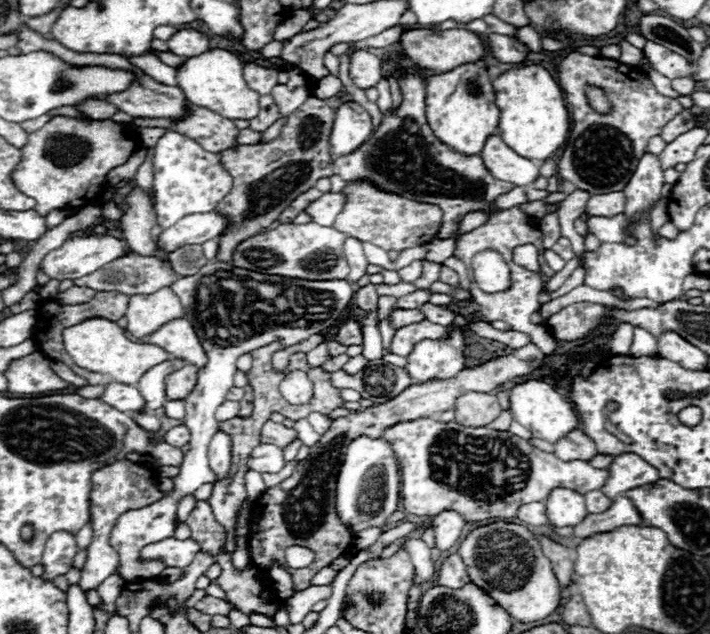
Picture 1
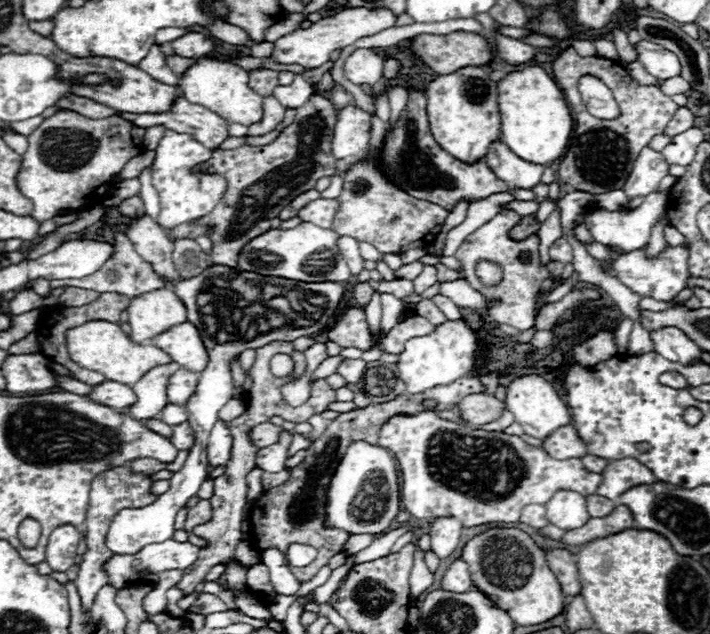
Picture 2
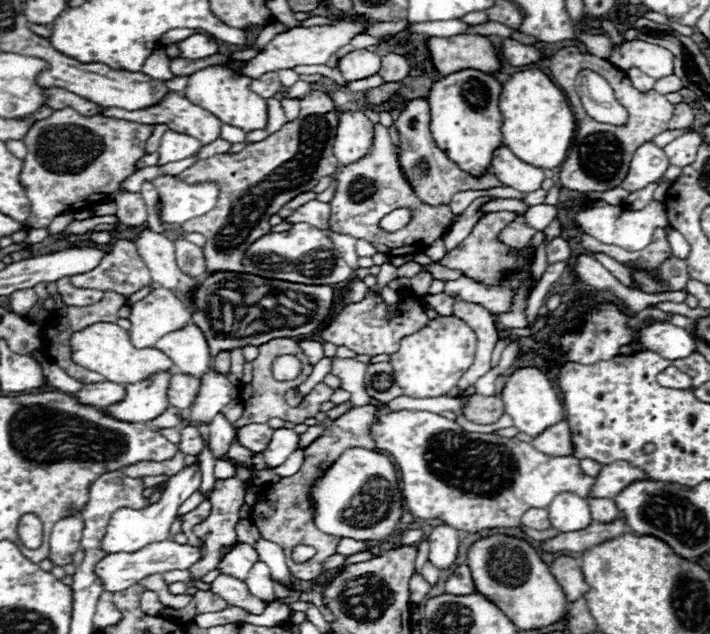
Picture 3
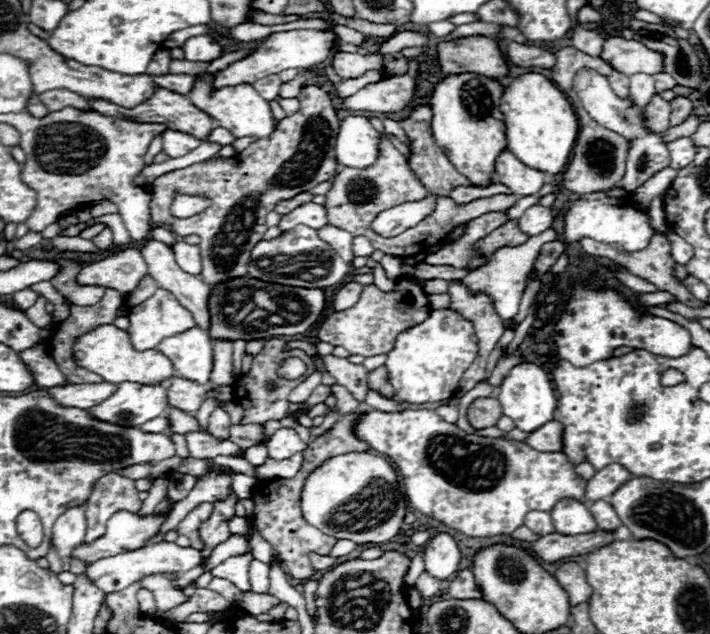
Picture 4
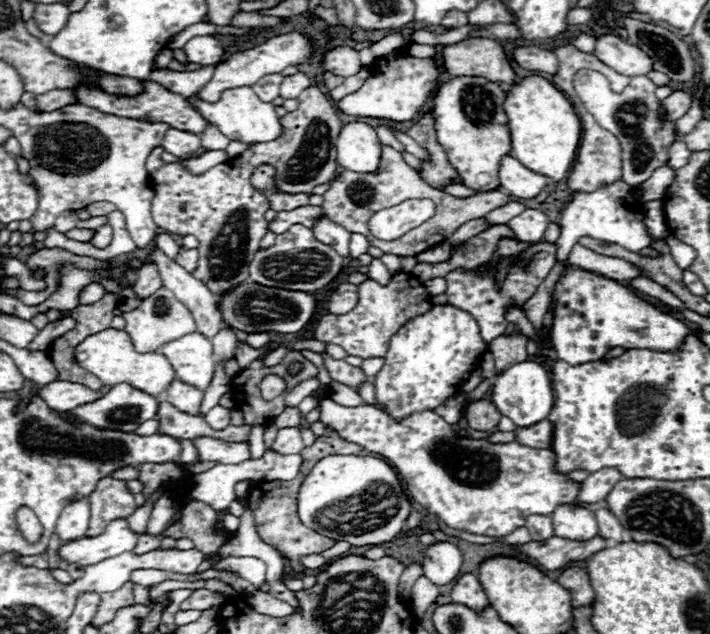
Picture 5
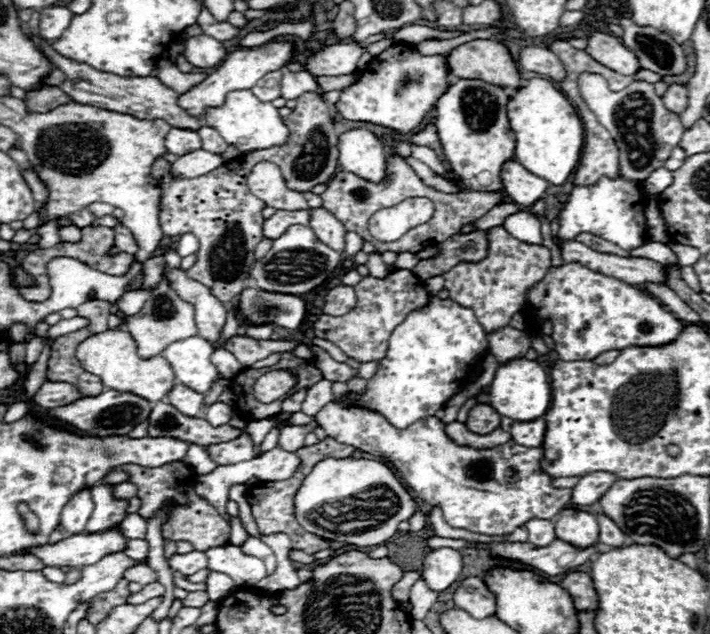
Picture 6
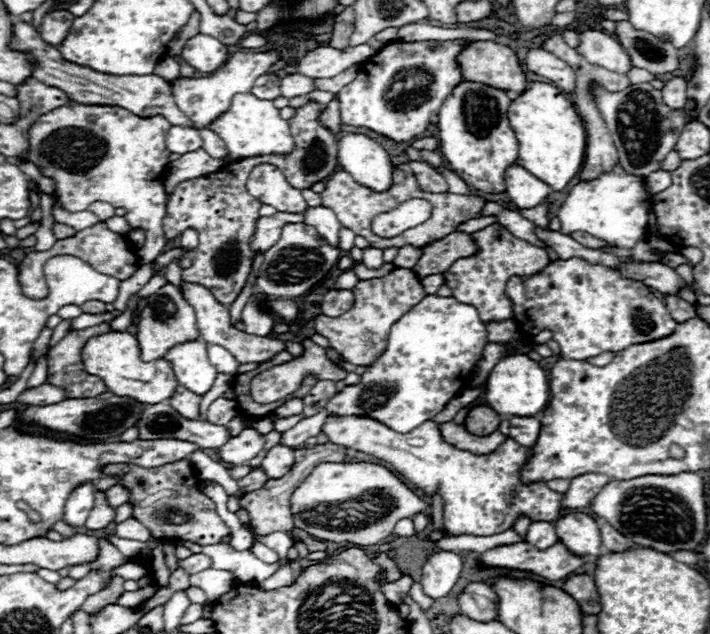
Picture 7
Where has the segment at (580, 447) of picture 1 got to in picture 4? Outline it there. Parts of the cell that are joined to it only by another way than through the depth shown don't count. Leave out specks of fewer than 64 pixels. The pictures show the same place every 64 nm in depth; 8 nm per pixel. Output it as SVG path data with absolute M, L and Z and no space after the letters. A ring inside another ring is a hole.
M554 420L544 424L544 428L538 428L536 432L532 432L526 444L540 452L562 452L562 432L564 432L564 426Z

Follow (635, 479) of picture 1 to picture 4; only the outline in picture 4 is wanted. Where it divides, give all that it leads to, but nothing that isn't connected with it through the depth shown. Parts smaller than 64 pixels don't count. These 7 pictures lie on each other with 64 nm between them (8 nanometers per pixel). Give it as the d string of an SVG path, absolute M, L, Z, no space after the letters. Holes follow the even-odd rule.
M610 464L598 470L586 488L586 500L608 500L624 482L628 482L632 474L622 464Z

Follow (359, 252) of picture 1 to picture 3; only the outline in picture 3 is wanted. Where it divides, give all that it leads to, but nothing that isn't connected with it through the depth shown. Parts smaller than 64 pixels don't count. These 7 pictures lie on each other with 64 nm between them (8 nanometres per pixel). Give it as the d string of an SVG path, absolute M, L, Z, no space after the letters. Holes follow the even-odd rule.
M330 232L328 234L332 236L332 242L336 244L336 250L340 252L340 256L344 256L346 264L352 268L352 270L358 270L358 254L356 254L356 238L352 236L346 236L346 234L336 234L336 232Z

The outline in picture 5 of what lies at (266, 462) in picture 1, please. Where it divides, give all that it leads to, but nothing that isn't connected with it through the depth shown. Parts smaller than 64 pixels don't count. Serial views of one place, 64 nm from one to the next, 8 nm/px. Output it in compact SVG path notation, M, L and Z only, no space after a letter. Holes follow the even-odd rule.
M280 428L278 434L276 434L276 440L270 446L270 450L278 452L278 454L298 454L298 452L302 452L304 442L302 442L298 428Z

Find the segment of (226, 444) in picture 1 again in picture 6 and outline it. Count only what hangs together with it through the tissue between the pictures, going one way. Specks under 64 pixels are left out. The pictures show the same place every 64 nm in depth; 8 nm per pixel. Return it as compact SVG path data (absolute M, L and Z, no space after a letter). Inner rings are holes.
M214 402L212 406L208 406L206 420L208 420L212 426L224 426L224 424L228 424L228 420L232 418L232 412L234 412L232 406L226 406L226 404L222 404L222 402Z

